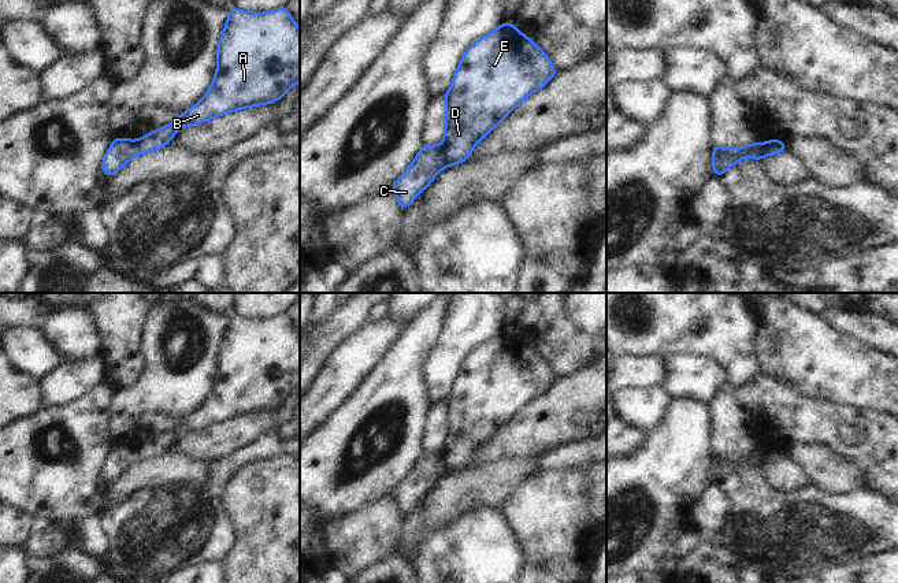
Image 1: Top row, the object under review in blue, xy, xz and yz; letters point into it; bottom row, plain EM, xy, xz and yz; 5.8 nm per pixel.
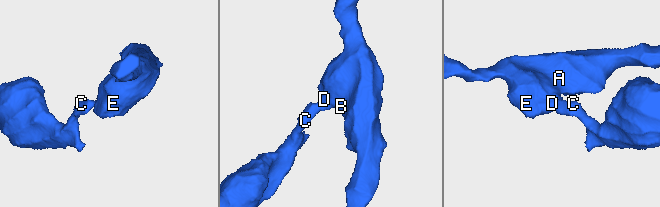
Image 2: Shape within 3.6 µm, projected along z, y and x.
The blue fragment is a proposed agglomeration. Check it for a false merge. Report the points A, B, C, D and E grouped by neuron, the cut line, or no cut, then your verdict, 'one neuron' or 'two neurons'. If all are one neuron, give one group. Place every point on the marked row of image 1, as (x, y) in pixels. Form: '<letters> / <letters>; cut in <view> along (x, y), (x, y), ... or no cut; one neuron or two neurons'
A B D E / C; cut in xz along (441, 145), (448, 164); two neurons

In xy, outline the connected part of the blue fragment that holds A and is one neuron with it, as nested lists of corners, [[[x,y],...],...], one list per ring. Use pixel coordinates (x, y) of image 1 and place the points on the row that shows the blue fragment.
[[[230,7],[216,62],[214,82],[204,97],[174,123],[138,138],[140,153],[168,145],[181,127],[279,101],[300,82],[300,29],[286,7],[270,12]]]

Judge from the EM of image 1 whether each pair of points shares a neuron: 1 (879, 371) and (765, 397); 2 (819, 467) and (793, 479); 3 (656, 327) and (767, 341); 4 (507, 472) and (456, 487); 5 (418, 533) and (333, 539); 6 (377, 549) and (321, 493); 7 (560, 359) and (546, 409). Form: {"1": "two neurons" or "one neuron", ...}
{"1": "two neurons", "2": "two neurons", "3": "two neurons", "4": "one neuron", "5": "two neurons", "6": "two neurons", "7": "two neurons"}

